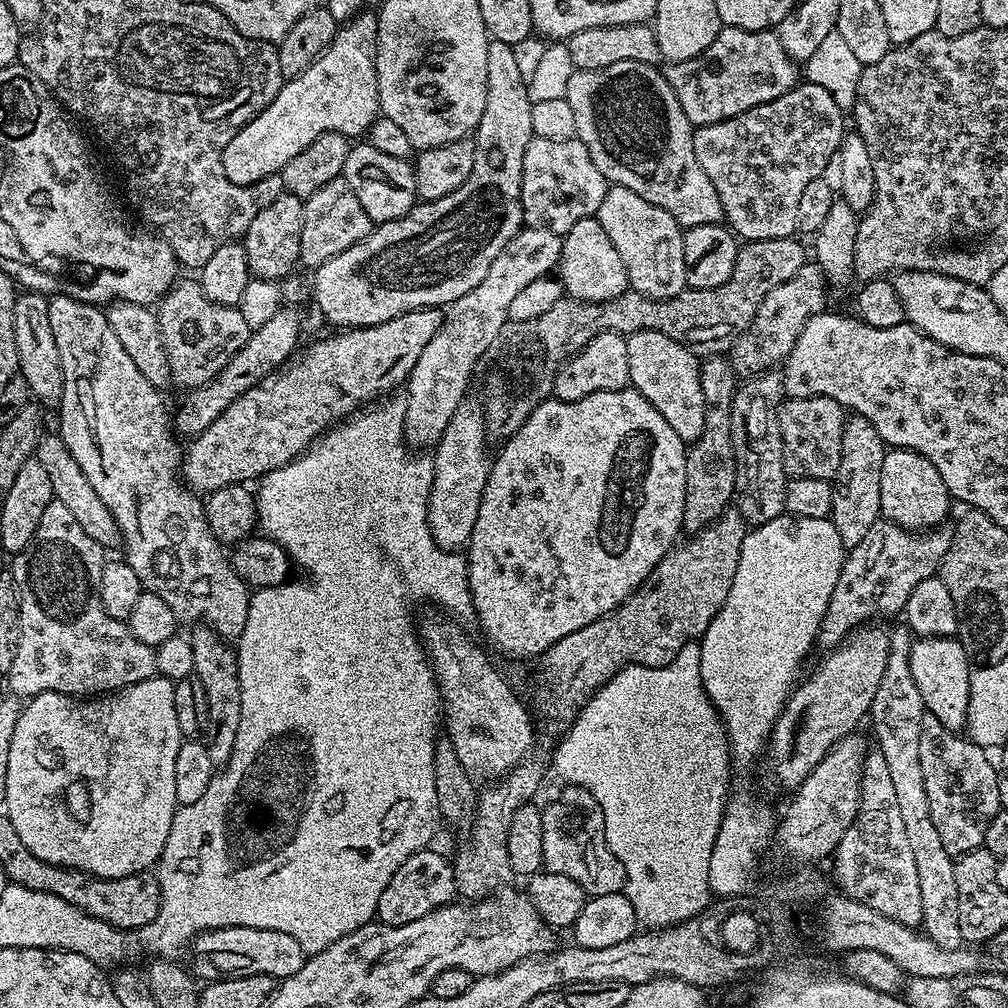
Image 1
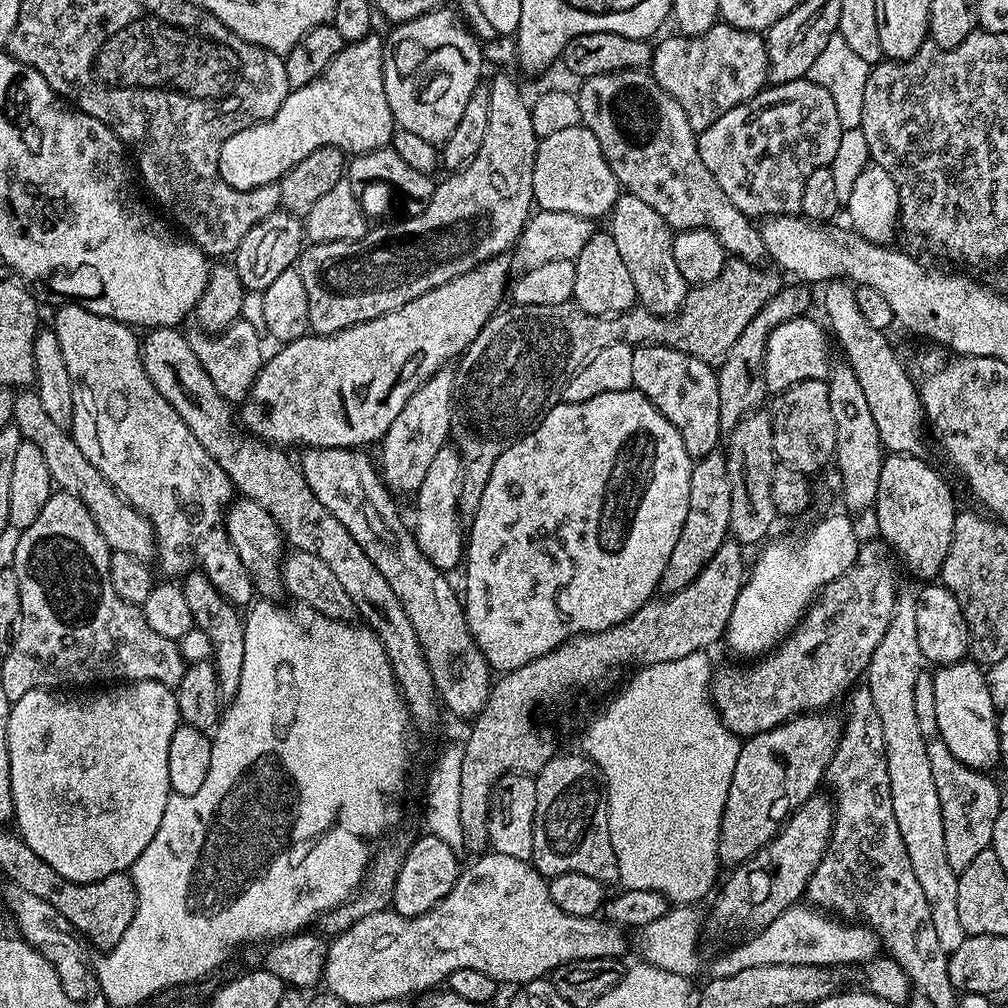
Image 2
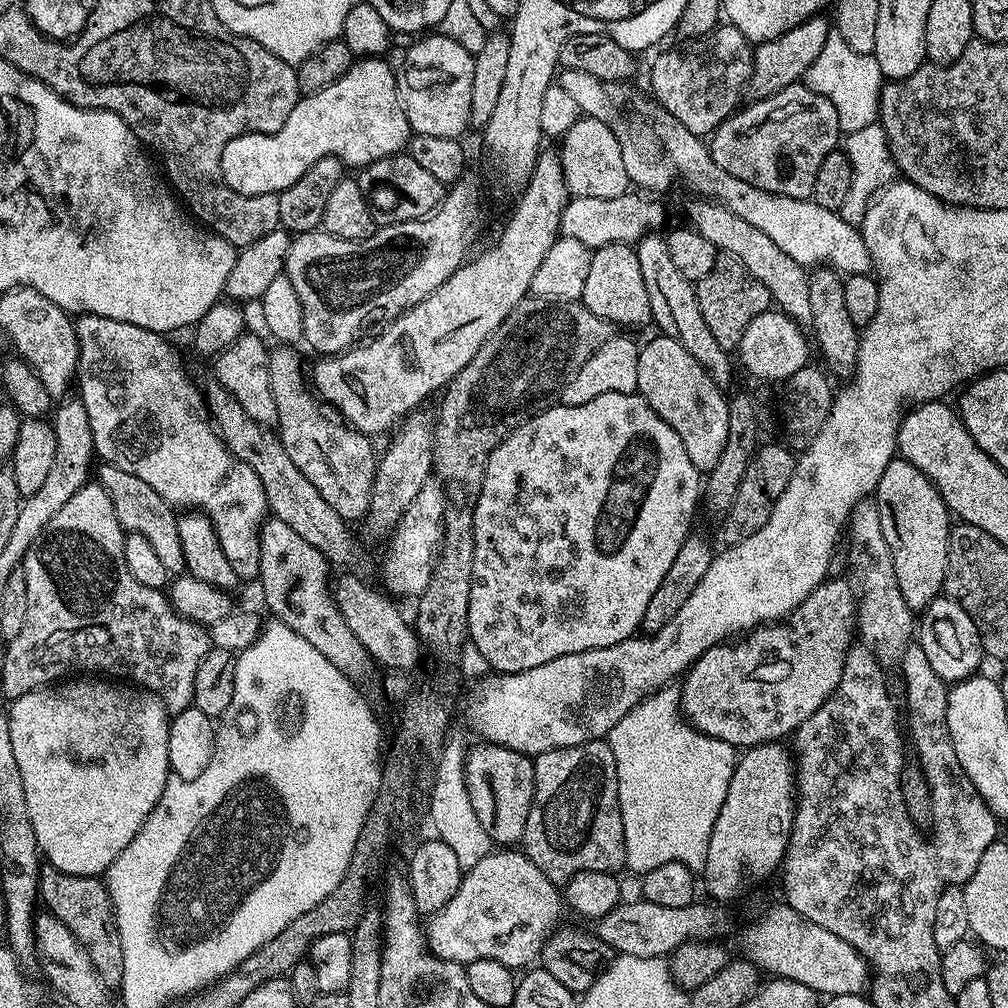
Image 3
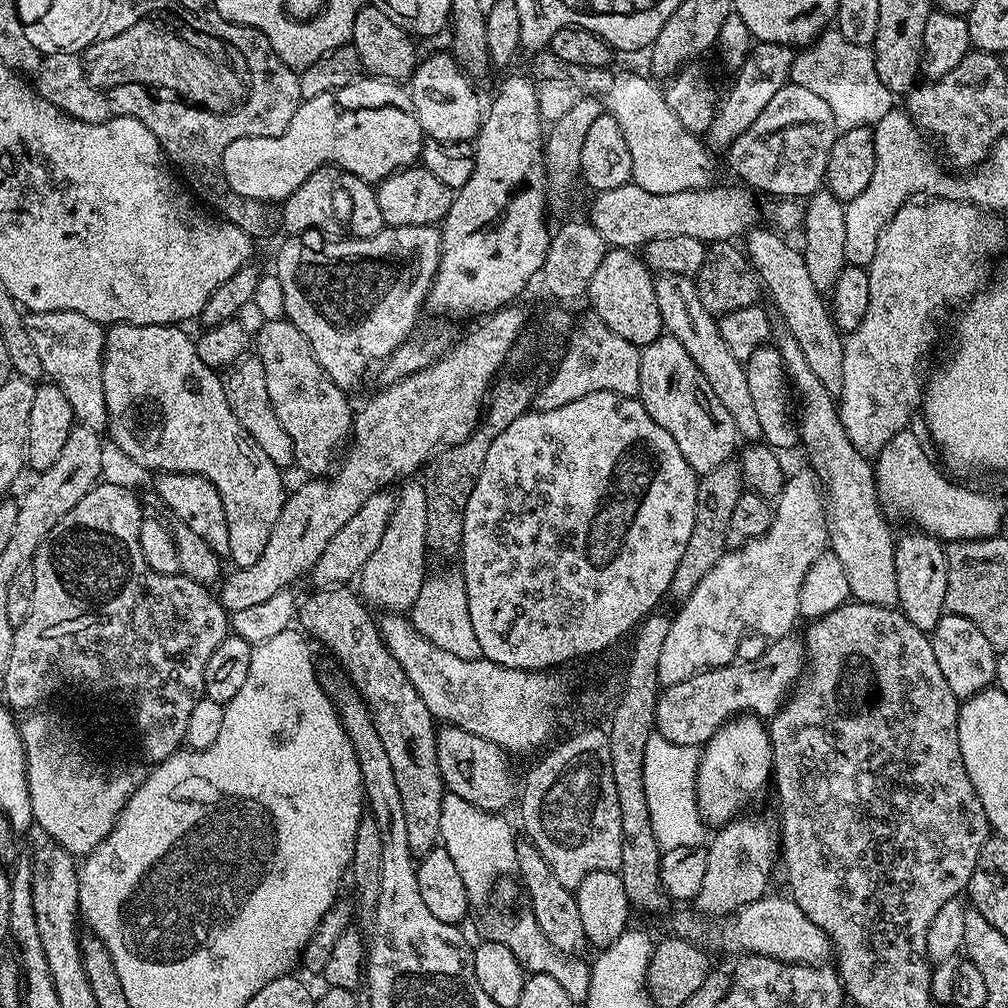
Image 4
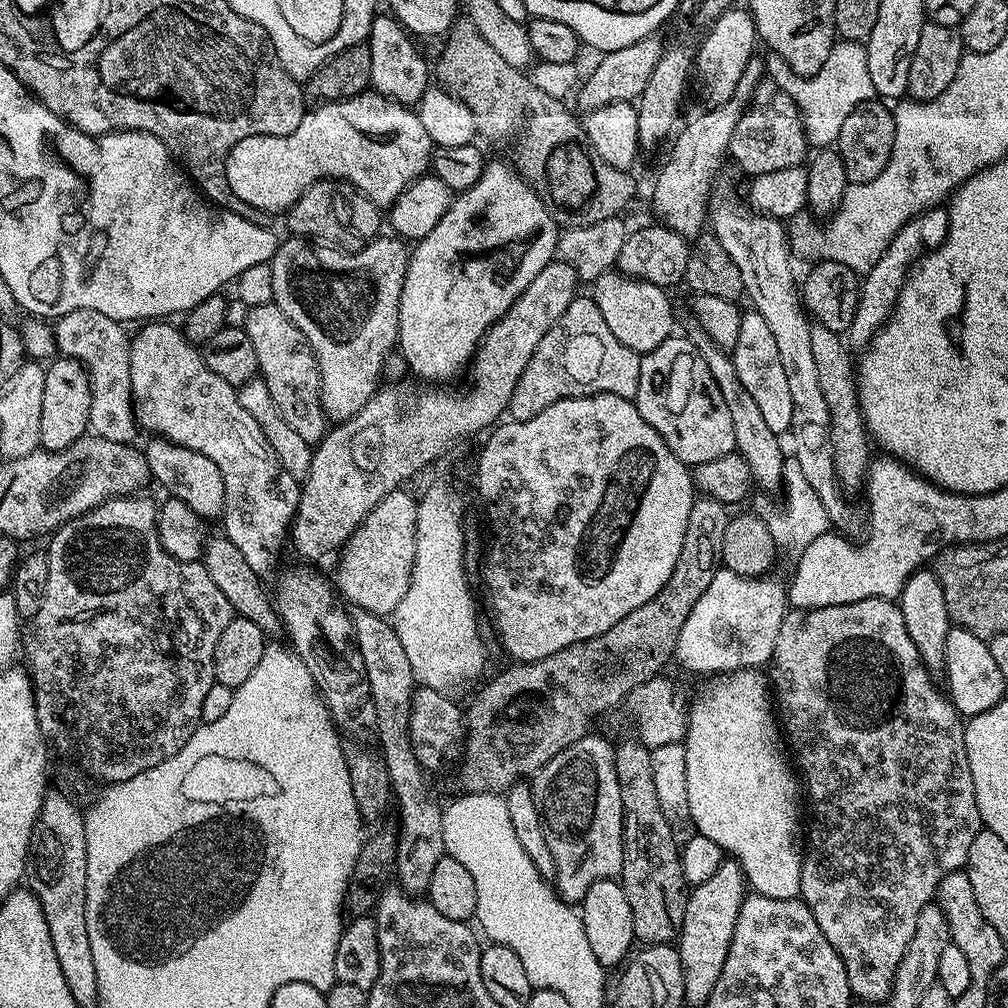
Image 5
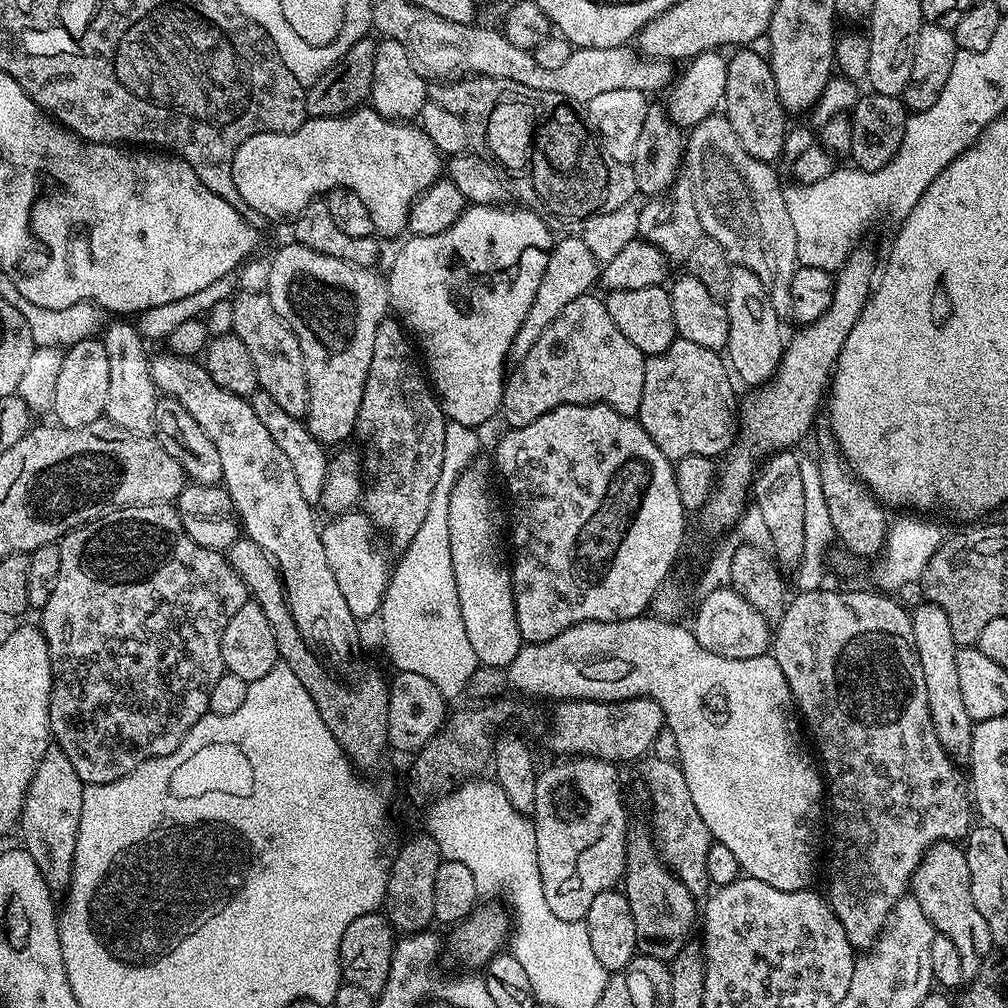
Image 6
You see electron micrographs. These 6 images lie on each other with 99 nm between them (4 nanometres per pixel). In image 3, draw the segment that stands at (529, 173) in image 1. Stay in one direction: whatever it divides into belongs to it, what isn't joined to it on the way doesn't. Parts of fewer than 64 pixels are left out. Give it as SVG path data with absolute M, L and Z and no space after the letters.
M581 115L574 126L559 141L560 165L564 181L572 196L582 198L618 198L629 191L630 181L626 174L626 166L622 163L622 146L606 126L593 116Z

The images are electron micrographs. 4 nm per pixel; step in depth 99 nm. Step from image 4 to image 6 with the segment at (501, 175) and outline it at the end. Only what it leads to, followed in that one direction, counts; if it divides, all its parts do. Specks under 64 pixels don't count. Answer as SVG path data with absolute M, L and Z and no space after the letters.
M468 204L464 213L458 218L458 222L454 222L454 226L450 226L450 230L446 230L442 234L434 234L433 236L412 236L405 239L403 241L405 244L401 246L400 253L392 260L392 269L386 272L391 311L413 333L416 331L420 335L421 342L425 344L424 352L422 348L422 360L426 365L430 383L439 399L440 409L443 410L445 417L449 421L462 423L462 425L474 429L479 429L481 427L480 424L486 423L492 415L497 415L500 412L500 403L502 402L504 381L506 379L504 359L506 361L509 359L514 338L530 310L530 302L534 302L534 298L538 294L538 282L542 282L542 274L546 270L548 255L552 253L552 245L554 243L553 229L549 228L545 220L539 214L533 212L531 208L527 206L504 207L494 204Z

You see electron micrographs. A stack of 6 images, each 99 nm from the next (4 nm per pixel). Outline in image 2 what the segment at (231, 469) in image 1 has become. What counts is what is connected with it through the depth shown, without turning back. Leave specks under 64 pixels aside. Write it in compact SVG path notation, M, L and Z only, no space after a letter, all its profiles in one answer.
M504 254L493 256L492 259L484 261L483 264L479 264L476 268L463 272L461 276L455 276L450 282L446 282L434 290L426 290L426 294L406 302L406 306L398 306L398 310L390 310L378 318L367 320L364 324L356 324L352 328L347 328L341 332L333 332L330 336L307 334L296 341L290 341L283 346L277 347L277 352L273 356L271 353L265 359L254 386L248 391L248 396L239 405L238 416L241 421L244 419L244 424L248 427L245 429L252 436L259 437L265 443L277 446L300 444L299 446L304 448L354 448L360 450L365 447L363 444L374 443L373 445L375 445L377 442L383 441L384 436L390 430L390 426L394 426L394 418L398 418L398 414L402 411L402 406L406 406L406 402L416 393L418 386L422 386L435 372L439 372L445 366L448 366L452 359L453 363L457 358L463 356L466 349L474 342L474 338L484 329L489 318L501 307L500 299L503 296L505 299L506 289L510 284L507 258L509 260L509 257Z

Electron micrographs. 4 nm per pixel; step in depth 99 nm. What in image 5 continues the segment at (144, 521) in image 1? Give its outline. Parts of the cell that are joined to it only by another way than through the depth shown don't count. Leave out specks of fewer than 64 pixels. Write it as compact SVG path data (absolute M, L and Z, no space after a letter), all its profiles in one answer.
M148 322L141 328L144 329L137 336L133 335L130 340L130 390L132 391L132 410L136 413L137 425L143 431L145 428L146 431L152 432L148 434L155 434L157 437L170 440L178 446L189 448L206 458L210 458L210 462L214 462L214 466L218 466L218 470L222 470L222 482L226 490L222 517L223 535L227 536L230 542L234 542L234 546L238 546L242 558L246 558L246 562L250 562L250 570L261 574L267 573L267 568L276 560L276 551L279 550L280 543L283 540L285 543L286 537L289 535L292 520L296 516L296 507L300 501L301 485L290 474L286 474L282 462L278 462L278 454L274 454L270 442L266 442L266 434L262 434L262 426L258 426L258 422L254 422L254 418L250 418L250 413L242 407L242 402L238 402L238 394L234 385L225 382L223 378L218 378L218 374L214 374L214 370L210 370L210 366L206 366L203 351L197 345L191 344L177 325L175 328L172 322Z

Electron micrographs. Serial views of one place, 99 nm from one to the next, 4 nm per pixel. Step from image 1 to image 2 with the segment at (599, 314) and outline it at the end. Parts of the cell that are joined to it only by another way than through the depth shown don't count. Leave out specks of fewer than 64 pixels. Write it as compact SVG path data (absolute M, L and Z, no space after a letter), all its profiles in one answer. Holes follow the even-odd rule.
M725 259L722 274L718 274L718 278L714 278L714 282L689 287L679 312L665 323L668 325L664 328L663 343L682 354L690 354L702 362L718 366L724 361L726 354L730 354L730 346L734 346L734 342L738 342L738 334L742 334L742 330L746 330L750 318L754 318L754 314L758 314L758 310L762 310L762 306L766 306L766 302L770 302L770 298L774 298L774 294L778 294L778 290L782 286L782 280L775 276L775 274L777 275L775 271L772 271L773 273L763 272L762 269L763 267L751 264L749 260ZM574 302L559 304L558 306L526 306L525 304L512 304L503 310L497 311L486 322L486 326L474 338L474 342L466 349L463 356L459 357L458 365L460 369L455 369L456 392L452 395L452 434L451 443L460 454L462 462L462 470L464 471L464 481L460 487L460 519L464 522L470 522L474 518L474 514L478 510L478 502L482 502L482 490L486 490L486 482L490 482L490 470L494 470L494 462L498 462L498 458L511 446L511 444L520 439L525 432L533 429L539 424L540 419L545 412L561 399L564 385L568 383L568 378L574 373L579 372L593 356L597 356L602 350L606 350L606 346L614 346L615 344L635 345L636 340L636 316L635 311L617 312L614 316L599 316L598 314L590 314L586 310L582 310Z

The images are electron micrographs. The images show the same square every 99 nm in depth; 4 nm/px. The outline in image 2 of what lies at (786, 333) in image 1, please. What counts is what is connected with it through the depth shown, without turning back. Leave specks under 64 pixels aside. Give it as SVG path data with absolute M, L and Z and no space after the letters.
M788 282L750 318L750 323L746 325L746 330L738 334L738 342L730 346L730 354L718 365L716 381L718 382L718 418L720 419L720 431L724 434L731 434L751 412L757 411L764 399L769 399L770 393L764 381L764 355L766 354L766 342L770 334L782 322L790 322L795 316L803 316L809 311L812 304L812 292L807 283Z

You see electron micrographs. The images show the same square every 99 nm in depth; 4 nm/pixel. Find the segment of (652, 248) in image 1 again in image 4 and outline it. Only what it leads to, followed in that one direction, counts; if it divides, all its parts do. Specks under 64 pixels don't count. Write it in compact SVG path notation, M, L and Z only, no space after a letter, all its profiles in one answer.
M659 273L655 277L656 285L654 294L658 294L658 310L662 313L664 332L667 335L678 338L686 349L686 354L694 358L694 366L702 370L702 378L710 382L710 390L714 390L718 402L726 406L730 418L734 418L737 433L744 436L748 442L756 442L761 439L758 417L754 411L754 402L750 399L750 386L746 383L746 370L744 364L726 346L720 333L720 325L717 317L702 306L702 298L696 293L696 281L691 276L682 274Z

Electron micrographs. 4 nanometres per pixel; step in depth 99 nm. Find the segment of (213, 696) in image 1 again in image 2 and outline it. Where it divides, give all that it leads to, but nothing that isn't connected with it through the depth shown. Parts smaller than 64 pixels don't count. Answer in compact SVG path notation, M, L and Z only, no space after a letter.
M195 574L188 581L183 581L184 597L190 602L192 619L195 627L209 635L212 643L211 662L218 674L220 699L231 702L238 694L238 682L242 680L242 654L246 654L244 641L244 616L241 609L231 604L203 574Z

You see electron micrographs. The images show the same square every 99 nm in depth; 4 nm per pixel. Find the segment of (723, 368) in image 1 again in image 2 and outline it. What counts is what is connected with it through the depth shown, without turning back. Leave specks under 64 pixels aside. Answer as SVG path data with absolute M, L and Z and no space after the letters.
M723 451L711 452L693 463L690 474L690 506L686 506L686 522L682 522L682 534L678 534L678 542L670 553L670 562L666 562L666 570L662 570L659 586L661 593L677 592L690 586L690 582L702 574L706 562L714 558L718 546L729 539L731 481L728 457Z

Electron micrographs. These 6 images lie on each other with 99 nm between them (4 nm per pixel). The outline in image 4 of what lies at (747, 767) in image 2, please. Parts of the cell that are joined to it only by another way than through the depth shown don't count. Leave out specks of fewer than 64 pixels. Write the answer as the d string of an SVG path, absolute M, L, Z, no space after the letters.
M741 814L723 825L720 832L707 845L708 861L706 874L702 877L702 890L698 890L694 908L701 917L731 916L739 908L760 900L769 891L768 879L772 876L772 844L774 848L774 828L756 816Z

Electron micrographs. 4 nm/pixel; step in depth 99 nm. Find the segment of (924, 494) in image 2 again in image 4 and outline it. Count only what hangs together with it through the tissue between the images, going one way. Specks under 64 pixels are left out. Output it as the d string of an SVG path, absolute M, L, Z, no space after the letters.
M909 530L896 540L896 581L898 582L898 611L918 630L931 634L946 609L946 548L934 536L919 530Z

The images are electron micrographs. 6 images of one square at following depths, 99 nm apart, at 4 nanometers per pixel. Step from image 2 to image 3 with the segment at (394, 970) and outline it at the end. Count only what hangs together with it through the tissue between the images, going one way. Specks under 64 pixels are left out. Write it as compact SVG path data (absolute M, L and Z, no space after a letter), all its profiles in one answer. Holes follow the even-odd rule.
M492 850L461 875L458 894L454 894L454 898L450 898L440 912L427 917L426 943L432 955L440 960L453 960L456 964L467 966L470 962L490 958L513 970L527 969L533 963L531 960L543 953L548 937L561 923L562 896L552 888L555 888L553 881L542 874L542 870L538 870L538 866L534 866L532 859L523 851ZM637 898L633 904L621 902L610 914L595 921L595 939L601 945L613 948L613 953L619 955L636 955L638 958L671 957L678 946L687 944L690 940L712 940L720 928L720 912L711 903L699 904L693 902L684 908L674 906L658 906Z

